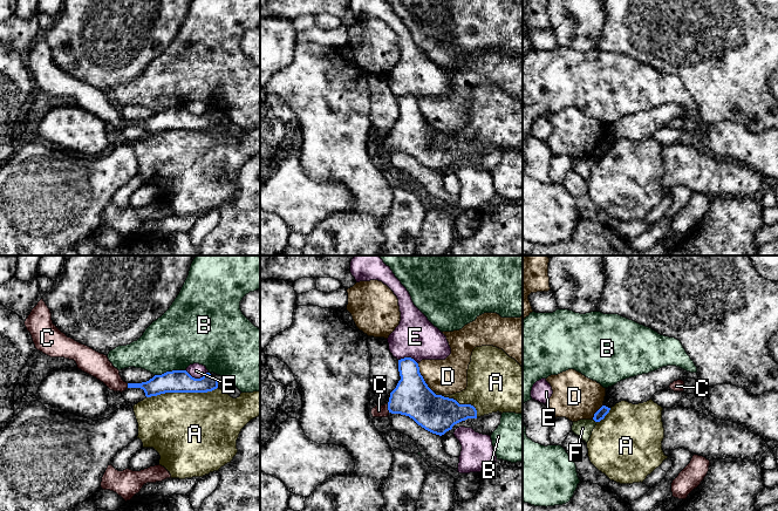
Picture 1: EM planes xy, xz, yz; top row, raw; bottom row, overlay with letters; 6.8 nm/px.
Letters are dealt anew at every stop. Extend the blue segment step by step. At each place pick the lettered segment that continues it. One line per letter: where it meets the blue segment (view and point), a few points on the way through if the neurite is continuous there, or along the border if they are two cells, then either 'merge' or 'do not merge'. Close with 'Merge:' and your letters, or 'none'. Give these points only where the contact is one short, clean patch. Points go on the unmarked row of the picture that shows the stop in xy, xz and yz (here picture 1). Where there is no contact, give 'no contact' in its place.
A: meets blue in xy at (182, 129); do not merge
B: meets blue in xy at (170, 109); do not merge
C: meets blue in xz at (388, 145); runs through xz (413, 135), (402, 137), (388, 145), (379, 148); merge
D: meets blue in xz at (422, 115); do not merge
E: meets blue in xy at (197, 116); do not merge
F: meets blue in yz at (595, 158); border along yz (593, 156), (596, 159); do not merge
Merge: C

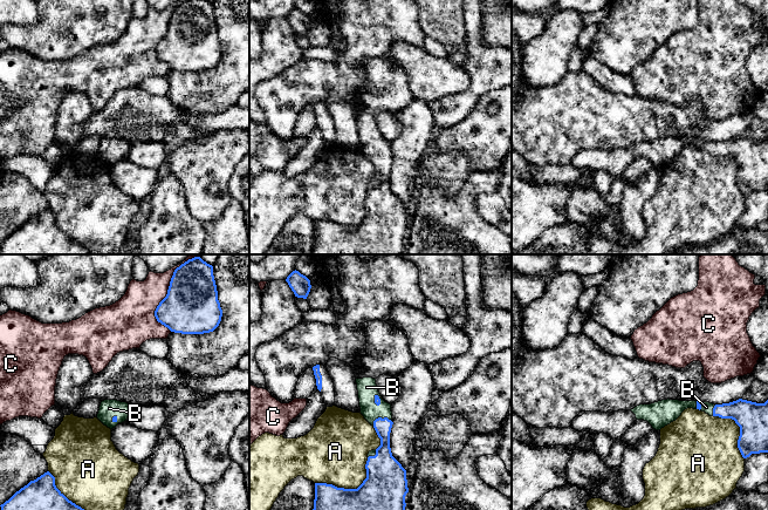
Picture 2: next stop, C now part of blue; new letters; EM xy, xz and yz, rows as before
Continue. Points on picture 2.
A: meets blue in xz at (350, 226); do not merge
B: meets blue in xz at (381, 155); merge
C: meets blue in xy at (165, 34); do not merge
Merge: B

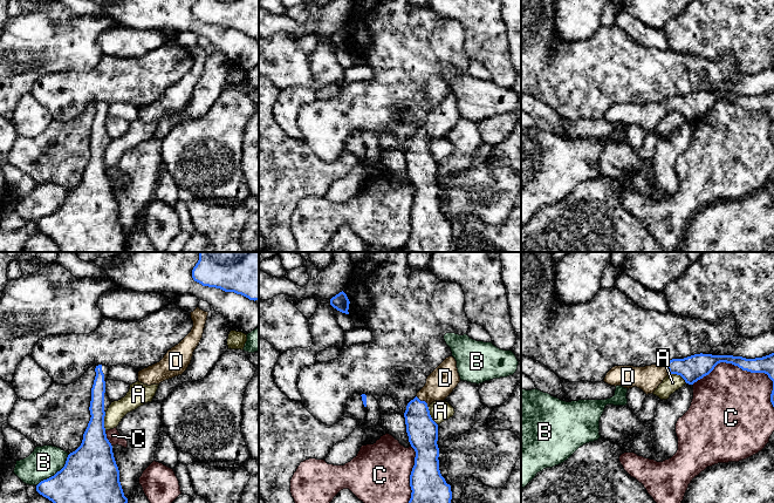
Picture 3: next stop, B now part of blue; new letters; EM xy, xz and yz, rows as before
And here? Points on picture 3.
A: meets blue in xy at (103, 158); do not merge
B: meets blue in xy at (56, 210); do not merge
C: meets blue in yz at (746, 107); do not merge
D: meets blue in xz at (423, 138); runs through xz (422, 168), (423, 138), (445, 115); merge
Merge: D

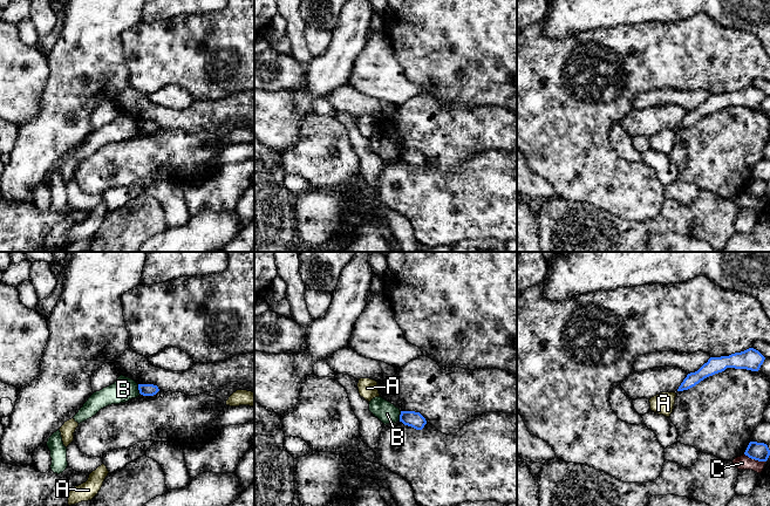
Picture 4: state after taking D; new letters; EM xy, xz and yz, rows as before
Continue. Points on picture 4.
A: meets blue in xy at (142, 131); border along xy (141, 131), (143, 134); do not merge
B: meets blue in xy at (138, 127); border along xy (137, 122), (141, 131); do not merge
C: meets blue in yz at (755, 197); do not merge
Merge: none

